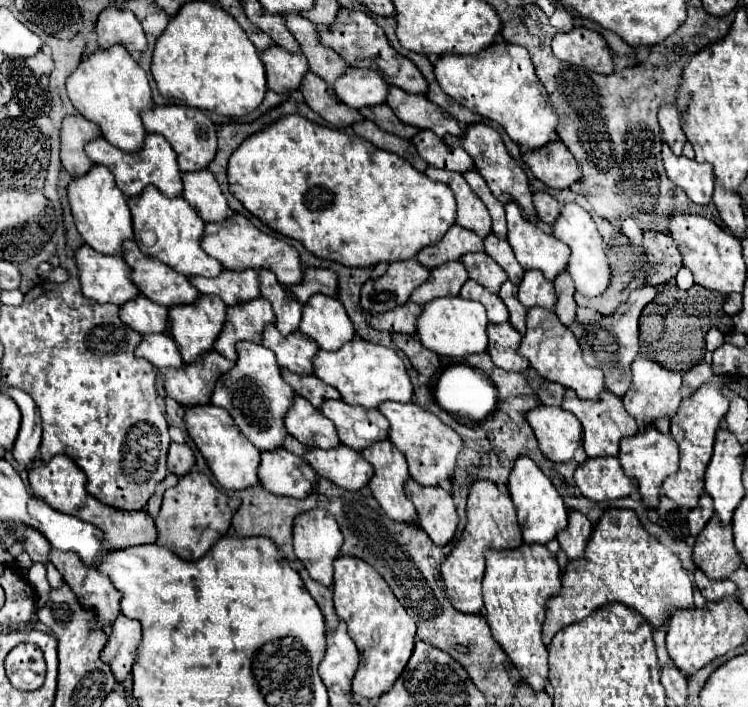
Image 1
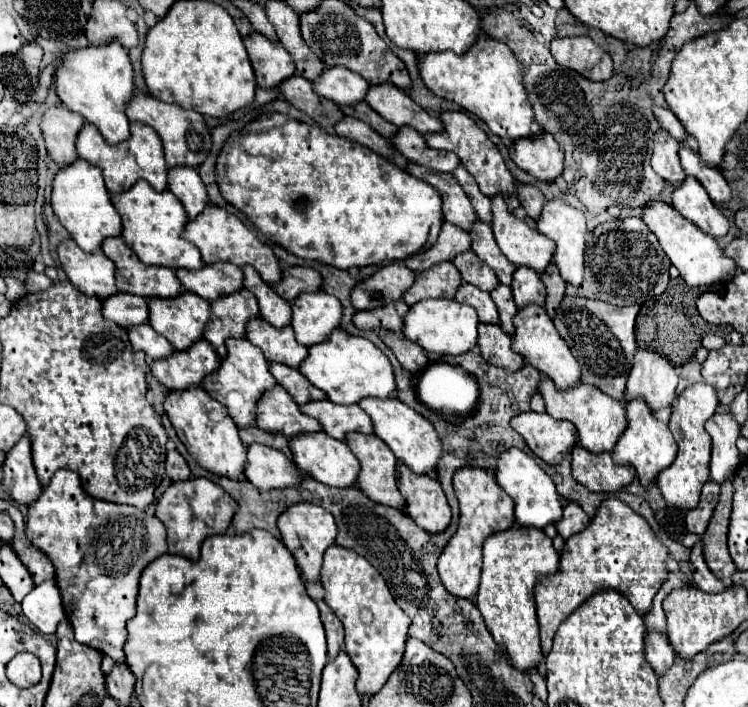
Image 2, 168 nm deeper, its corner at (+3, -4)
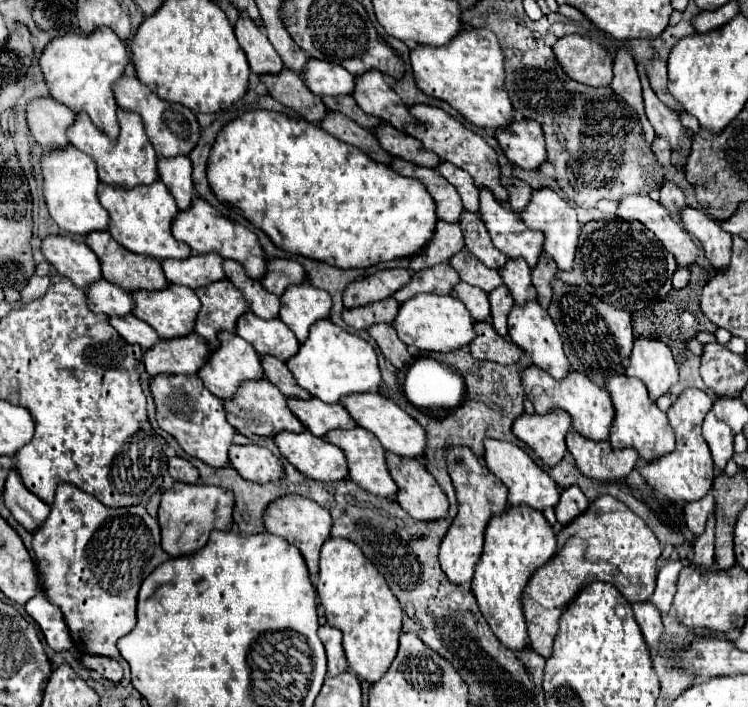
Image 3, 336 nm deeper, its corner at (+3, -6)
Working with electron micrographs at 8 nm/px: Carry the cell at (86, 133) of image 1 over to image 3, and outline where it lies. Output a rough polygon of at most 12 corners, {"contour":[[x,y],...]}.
{"contour":[[52,97],[28,103],[28,127],[46,151],[68,145],[76,113]]}

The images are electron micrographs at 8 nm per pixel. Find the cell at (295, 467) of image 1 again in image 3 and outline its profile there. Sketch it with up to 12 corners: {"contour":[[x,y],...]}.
{"contour":[[232,445],[230,463],[248,481],[282,477],[278,457],[260,445]]}

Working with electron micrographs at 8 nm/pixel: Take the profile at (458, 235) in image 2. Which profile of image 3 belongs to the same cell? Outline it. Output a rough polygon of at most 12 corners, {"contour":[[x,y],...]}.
{"contour":[[438,221],[410,269],[434,267],[464,249],[458,223]]}

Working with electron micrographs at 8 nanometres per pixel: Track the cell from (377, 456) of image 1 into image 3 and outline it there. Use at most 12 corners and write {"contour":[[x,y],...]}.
{"contour":[[362,427],[324,439],[346,453],[350,479],[378,497],[396,497],[386,451]]}

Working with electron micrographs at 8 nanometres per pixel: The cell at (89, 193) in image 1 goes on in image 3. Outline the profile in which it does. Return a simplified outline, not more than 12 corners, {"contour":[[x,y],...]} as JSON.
{"contour":[[74,145],[42,159],[50,217],[70,235],[108,231],[96,163]]}

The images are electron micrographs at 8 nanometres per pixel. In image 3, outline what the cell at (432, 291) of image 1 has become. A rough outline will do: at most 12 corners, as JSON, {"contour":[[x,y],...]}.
{"contour":[[448,263],[414,273],[394,293],[398,303],[418,293],[450,295],[460,281]]}

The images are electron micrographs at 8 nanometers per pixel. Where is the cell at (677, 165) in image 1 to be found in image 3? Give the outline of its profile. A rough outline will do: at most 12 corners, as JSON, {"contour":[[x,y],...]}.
{"contour":[[682,209],[684,229],[716,271],[730,261],[732,235],[704,211]]}

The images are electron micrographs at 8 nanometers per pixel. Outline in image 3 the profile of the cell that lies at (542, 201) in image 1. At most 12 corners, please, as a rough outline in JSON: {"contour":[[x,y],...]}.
{"contour":[[502,175],[502,185],[510,193],[510,205],[522,213],[534,189],[526,181]]}

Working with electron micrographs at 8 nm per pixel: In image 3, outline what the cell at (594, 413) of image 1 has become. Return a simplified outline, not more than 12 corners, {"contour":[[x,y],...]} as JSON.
{"contour":[[522,371],[538,415],[564,409],[572,427],[606,441],[616,415],[606,389],[572,371],[556,381]]}

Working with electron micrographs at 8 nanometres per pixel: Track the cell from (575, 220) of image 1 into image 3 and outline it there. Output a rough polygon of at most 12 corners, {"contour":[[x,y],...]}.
{"contour":[[538,189],[520,217],[544,233],[544,251],[572,271],[582,225],[552,189]]}

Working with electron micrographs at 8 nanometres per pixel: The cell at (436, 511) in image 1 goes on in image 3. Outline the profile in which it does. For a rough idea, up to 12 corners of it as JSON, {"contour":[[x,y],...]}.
{"contour":[[388,453],[396,501],[418,521],[448,515],[448,499],[418,459]]}

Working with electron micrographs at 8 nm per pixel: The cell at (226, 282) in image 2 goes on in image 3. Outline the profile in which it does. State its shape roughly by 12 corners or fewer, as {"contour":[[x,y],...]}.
{"contour":[[220,255],[166,259],[170,283],[198,289],[226,279]]}

